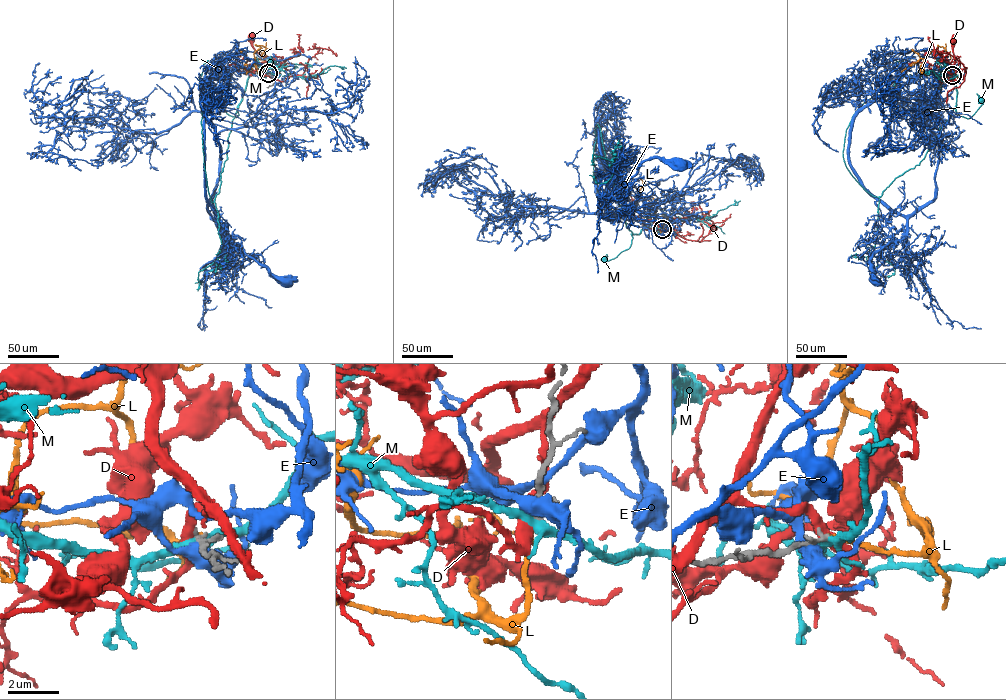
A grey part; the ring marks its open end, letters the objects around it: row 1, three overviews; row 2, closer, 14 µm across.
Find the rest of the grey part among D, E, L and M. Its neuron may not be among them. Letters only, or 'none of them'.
L

